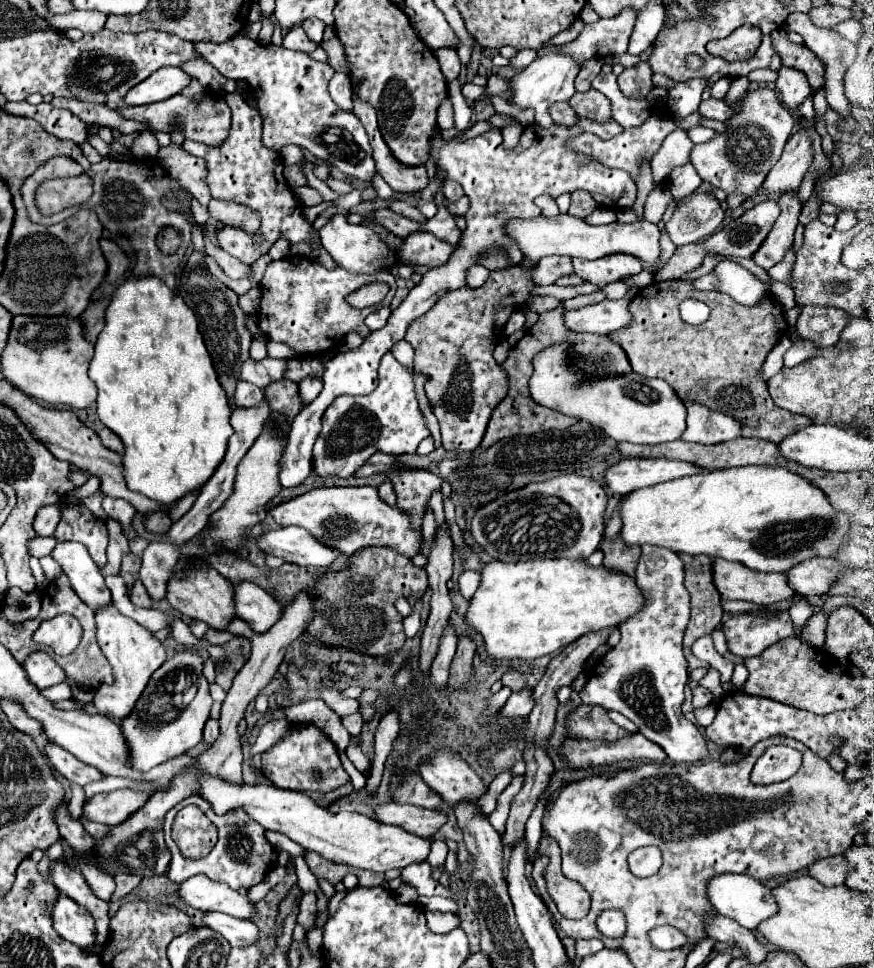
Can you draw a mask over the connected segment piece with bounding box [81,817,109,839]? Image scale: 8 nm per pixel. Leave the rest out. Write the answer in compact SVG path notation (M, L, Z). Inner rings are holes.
M81 817L81 823L83 823L85 831L87 831L91 837L95 837L95 839L103 839L103 837L107 837L107 835L109 835L109 827L107 827L107 825L93 823L93 821L85 819L85 817Z

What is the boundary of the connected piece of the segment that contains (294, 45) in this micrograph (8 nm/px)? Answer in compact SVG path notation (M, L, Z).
M295 25L287 31L287 35L283 37L283 47L285 49L295 49L295 51L303 51L303 53L311 53L313 49L317 49L319 45L315 45L313 41L309 41L305 37L305 31L301 29L301 25Z

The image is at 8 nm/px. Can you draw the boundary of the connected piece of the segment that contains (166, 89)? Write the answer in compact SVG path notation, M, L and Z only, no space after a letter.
M163 67L155 71L151 77L147 77L143 83L135 85L127 97L123 99L127 105L145 105L145 103L157 103L165 101L173 95L179 95L193 77L189 77L179 67Z

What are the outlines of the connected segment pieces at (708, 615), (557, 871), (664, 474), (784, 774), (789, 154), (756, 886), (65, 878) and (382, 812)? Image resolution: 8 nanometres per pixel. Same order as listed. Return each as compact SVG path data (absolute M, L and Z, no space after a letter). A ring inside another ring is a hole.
M707 555L679 557L685 563L685 589L691 595L691 619L683 645L693 645L695 639L711 633L721 623L721 595L713 583L713 559Z
M541 837L541 845L537 855L547 855L549 865L545 871L547 893L555 901L559 913L569 919L581 919L590 909L590 897L579 883L567 879L561 871L561 853L555 847L555 841L547 841Z
M623 459L609 467L605 473L607 487L619 495L627 495L635 489L651 487L657 483L673 481L677 477L687 477L701 473L703 469L693 463L677 459Z
M779 745L779 747L769 747L765 749L765 753L757 759L753 773L751 773L751 781L755 785L767 785L767 783L777 783L787 779L789 775L793 775L801 765L801 753Z
M807 133L793 135L781 153L781 159L769 171L765 183L759 187L757 193L765 191L771 195L779 191L797 191L811 161L813 161L813 151L809 135Z
M725 873L725 875L719 875L719 877L713 877L707 885L707 893L711 897L711 903L713 907L725 915L725 917L731 917L735 919L741 927L745 929L757 929L757 925L769 917L773 917L779 907L771 895L771 889L767 889L765 885L761 885L759 881L751 881L751 877L741 877L741 875L731 875L731 873Z
M63 861L51 863L49 871L51 871L51 881L59 889L59 893L71 897L73 901L77 901L79 905L89 909L93 919L95 919L97 931L107 931L107 927L109 927L109 915L107 915L109 903L95 897L95 893L91 891L91 887L83 879L83 875Z
M383 803L377 809L377 819L387 825L403 827L419 837L433 837L445 825L447 813L437 809L423 809L417 805Z

